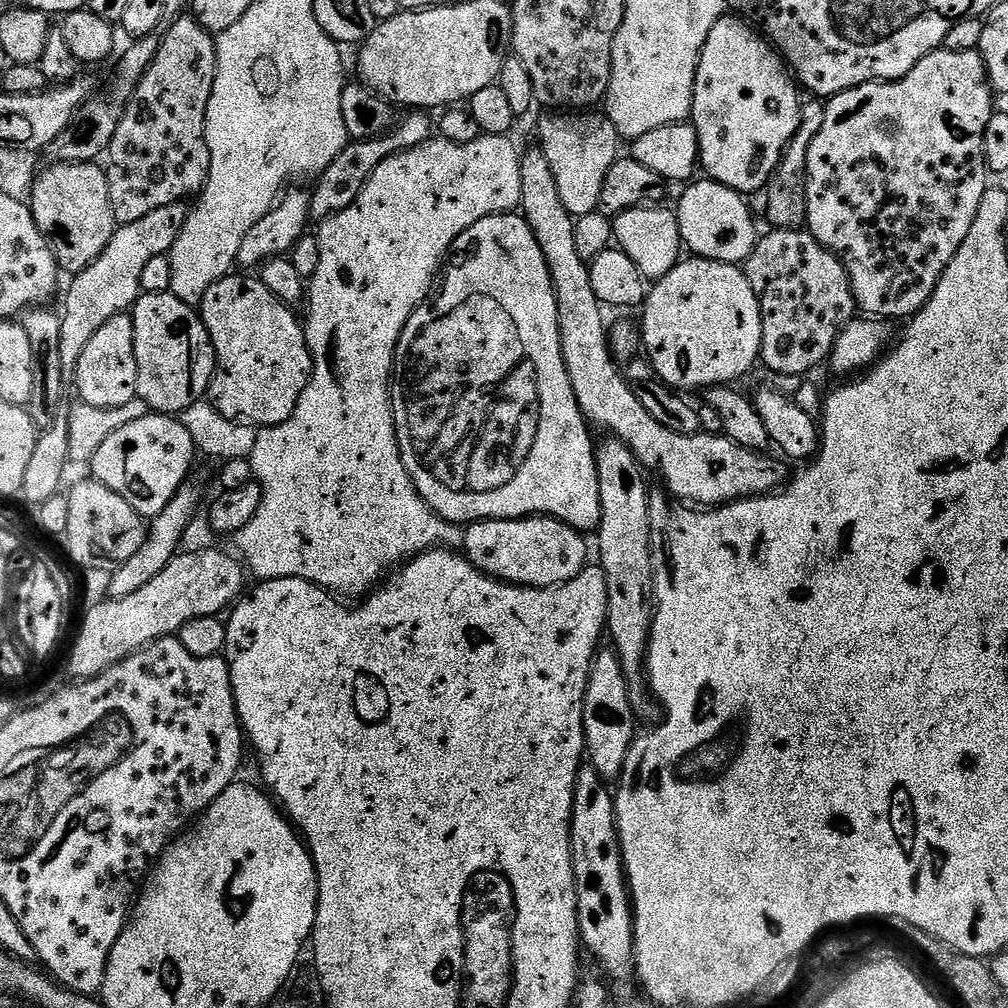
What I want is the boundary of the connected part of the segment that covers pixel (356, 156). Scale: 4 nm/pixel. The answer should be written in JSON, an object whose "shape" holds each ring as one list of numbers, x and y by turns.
{"shape":[[424,110,409,111,401,120,399,117,381,136,369,140,352,140,346,145,342,154,338,154,338,158,334,158,334,162,330,162,330,166,326,166,326,170,320,173,315,181,316,188,311,189,309,221,323,222,331,218,335,212,346,210,356,201,360,191,368,185,368,177,374,174,374,170,378,170,378,166,382,166,382,162,386,162,386,158,433,139,434,120,428,116,431,115]]}

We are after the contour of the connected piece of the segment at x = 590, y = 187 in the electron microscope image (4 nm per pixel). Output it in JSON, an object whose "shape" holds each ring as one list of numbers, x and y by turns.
{"shape":[[550,112,538,124,539,147,550,163,562,204,574,218,598,210,602,184,619,155,617,130,607,115,598,113]]}

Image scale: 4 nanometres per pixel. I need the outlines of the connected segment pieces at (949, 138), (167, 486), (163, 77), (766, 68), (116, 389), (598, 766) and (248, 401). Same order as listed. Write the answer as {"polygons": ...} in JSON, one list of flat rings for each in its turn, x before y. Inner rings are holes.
{"polygons":[[[946,47,931,52,922,62,914,66,900,80,891,82,873,82,851,88,831,97,825,103,826,119,822,122,822,130,818,130,818,138,810,142,808,151,808,222,807,231,826,250,830,250,844,264,850,278,852,293,856,299,856,307,861,313,872,318,883,318,885,321,903,321,911,318,930,302,946,266,958,254,962,242,966,242,966,234,970,234,970,226,974,226,974,218,978,218,978,206,982,206,982,198,990,187,990,173,984,161,984,135,986,122,990,122,994,111,992,105,994,93,988,80,988,71,979,51,951,52]],[[149,414,114,430,90,461,91,475,102,486,114,490,118,498,126,498,139,516,157,516,189,479,192,456,197,455,190,430,179,419,163,414]],[[191,14,177,16,163,32,164,36,159,37,160,45,154,62,124,105,118,130,114,130,114,138,106,153,110,206,117,225,138,222,138,218,146,218,146,214,162,210,162,206,187,201,187,196,195,197,203,192,208,183,210,146,204,137,204,131,206,110,216,77,216,42,213,33,206,31]],[[726,14,714,22,714,30,710,30,700,51,690,117,690,123,698,134,699,167,703,171,705,168,708,171,705,173,711,179,717,180,722,186,733,188,735,192,763,193,786,146,798,130,802,96,796,93,796,88,797,81,790,75,784,57,749,21,735,14]],[[131,315,110,318,82,350,77,360,74,386,81,401,90,406,116,408,137,397,138,358,134,354,134,322]],[[614,650,604,651,597,651,590,666,590,678,586,682,582,706,582,722,587,763,604,781,612,782,619,777,626,762,626,754,636,740,638,721,630,702,628,679,622,674,622,662]],[[229,274,223,276,202,298,198,306,200,319,212,339,216,351,216,372,212,375,210,402,222,415,231,420,251,424,257,429,269,428,286,422,294,414,294,406,302,398,308,379,312,376,312,351,304,337,301,321,291,307,282,303,266,286,252,274]]]}

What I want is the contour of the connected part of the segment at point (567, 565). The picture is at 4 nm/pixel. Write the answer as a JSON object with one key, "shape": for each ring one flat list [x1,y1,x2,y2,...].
{"shape":[[523,516,521,520,479,520,464,528,463,555,480,572,502,580,505,584,521,584,523,588,556,588,573,580,589,563,588,544,583,535,566,522,552,516]]}

